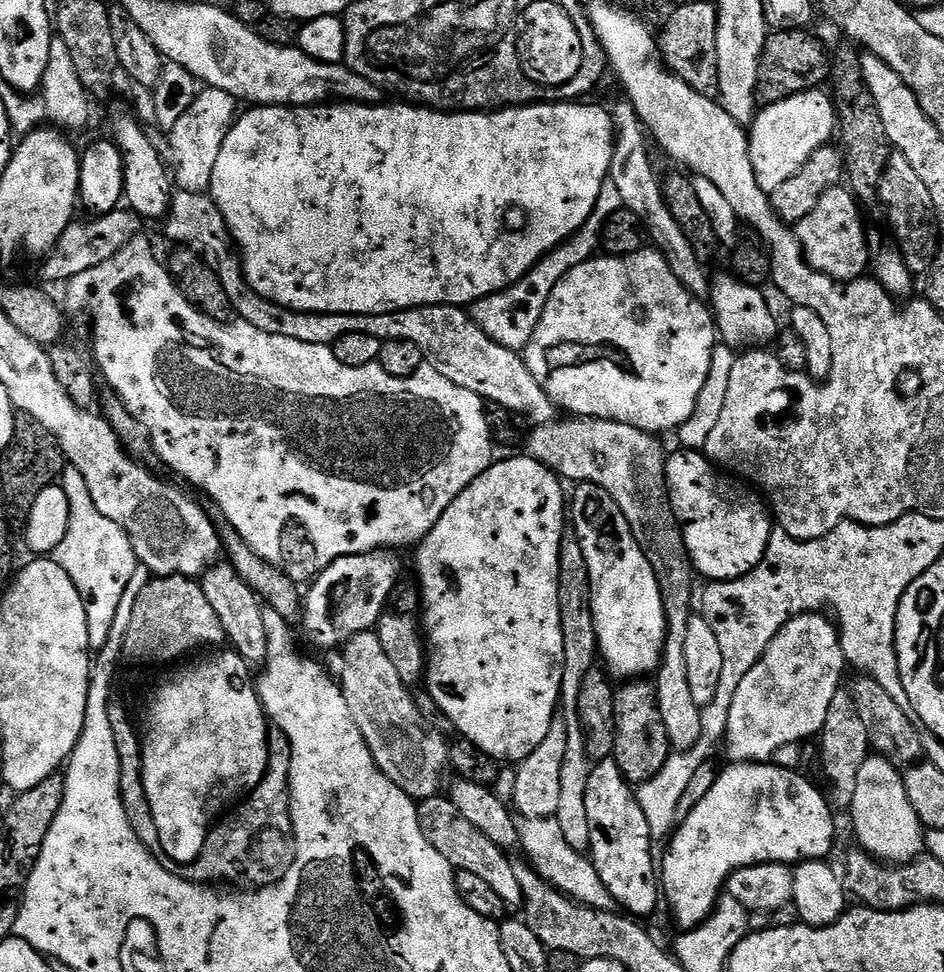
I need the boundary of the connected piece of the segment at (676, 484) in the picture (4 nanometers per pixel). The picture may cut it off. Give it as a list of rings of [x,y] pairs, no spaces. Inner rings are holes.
[[[696,450],[683,454],[685,456],[667,457],[664,482],[668,503],[672,505],[676,523],[683,531],[693,569],[699,575],[701,572],[708,582],[738,579],[762,562],[774,529],[773,517],[765,501],[747,487],[736,483],[724,484],[720,488],[717,469],[707,456]]]

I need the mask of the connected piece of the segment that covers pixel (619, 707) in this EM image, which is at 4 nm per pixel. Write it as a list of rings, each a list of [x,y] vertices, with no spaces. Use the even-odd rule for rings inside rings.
[[[632,678],[615,689],[612,697],[612,726],[616,741],[611,759],[624,779],[633,786],[645,784],[662,770],[670,755],[666,726],[656,697],[656,685],[644,678]],[[648,683],[648,684],[647,684]]]

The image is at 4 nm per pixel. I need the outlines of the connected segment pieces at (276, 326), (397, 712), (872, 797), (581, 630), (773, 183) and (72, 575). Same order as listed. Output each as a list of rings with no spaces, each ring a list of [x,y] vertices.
[[[173,191],[171,204],[168,207],[166,219],[163,221],[164,232],[173,240],[173,245],[189,248],[197,252],[200,257],[212,267],[214,274],[218,274],[218,282],[222,282],[222,290],[226,290],[229,309],[237,312],[239,319],[245,324],[254,326],[259,332],[266,334],[278,334],[282,338],[295,338],[297,342],[307,344],[332,345],[335,340],[342,338],[342,334],[370,334],[381,342],[385,340],[401,340],[402,342],[414,342],[418,350],[422,350],[425,361],[442,378],[478,394],[480,399],[488,404],[497,404],[506,410],[515,412],[517,416],[525,421],[533,420],[533,425],[550,424],[557,419],[558,409],[549,400],[548,395],[534,382],[534,376],[530,374],[528,367],[524,365],[524,357],[519,351],[506,347],[499,339],[491,340],[481,325],[472,321],[471,315],[463,307],[450,304],[431,304],[425,308],[407,308],[401,312],[387,312],[377,316],[351,316],[350,314],[330,314],[329,312],[292,312],[276,304],[272,300],[262,298],[252,287],[248,285],[248,279],[244,276],[241,257],[234,247],[234,241],[229,233],[226,222],[218,210],[216,203],[212,201],[211,195],[203,192],[182,192]]]
[[[375,631],[359,632],[343,645],[344,669],[338,683],[344,689],[344,698],[353,722],[358,726],[378,770],[406,793],[411,800],[431,800],[440,788],[440,775],[448,764],[448,744],[440,736],[432,736],[424,725],[424,716],[412,701],[409,685],[398,678],[398,670],[382,651]]]
[[[869,754],[858,768],[850,809],[852,828],[860,843],[857,845],[889,866],[911,864],[926,848],[926,829],[920,823],[914,806],[910,806],[901,769],[896,768],[899,767],[888,757]]]
[[[565,529],[560,540],[559,552],[559,617],[562,625],[563,678],[560,687],[560,716],[564,725],[564,750],[561,775],[561,795],[558,797],[556,821],[560,824],[566,843],[578,853],[587,853],[589,846],[589,819],[586,816],[586,786],[592,762],[585,754],[585,738],[578,718],[578,695],[582,680],[595,667],[598,649],[592,612],[592,591],[589,588],[589,572],[582,556],[581,544],[576,533]]]
[[[799,92],[777,104],[763,105],[757,111],[748,132],[748,149],[756,181],[764,192],[771,194],[786,178],[794,178],[806,166],[810,154],[825,147],[831,141],[828,139],[837,135],[836,106],[833,97],[825,92]]]
[[[67,465],[61,471],[61,482],[68,486],[70,526],[66,530],[66,538],[62,538],[56,548],[54,559],[58,566],[62,566],[62,570],[66,570],[70,582],[76,580],[84,600],[87,600],[88,647],[96,653],[102,650],[109,637],[118,604],[122,601],[122,594],[134,575],[138,561],[126,533],[117,524],[98,514],[81,472],[72,465]]]

